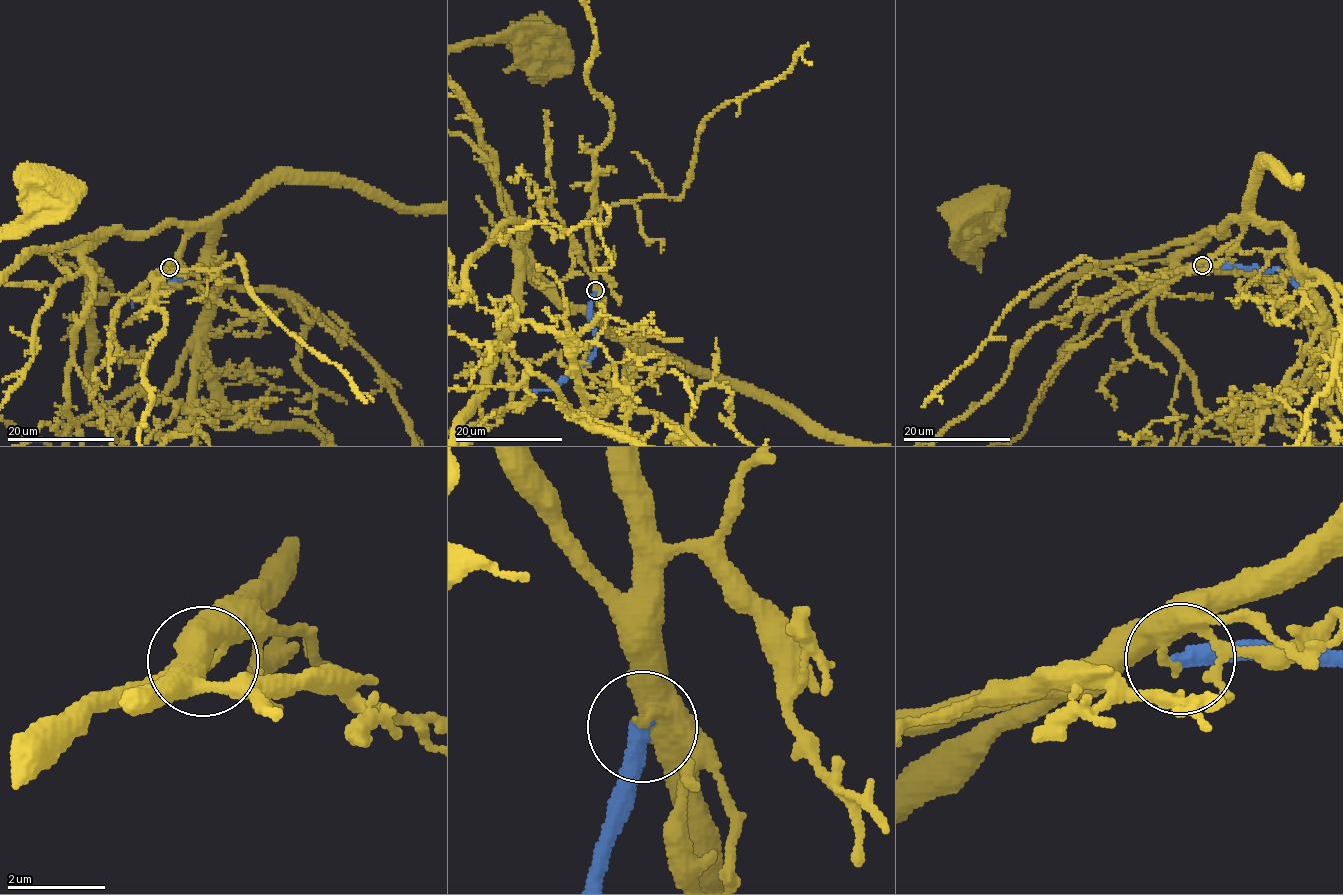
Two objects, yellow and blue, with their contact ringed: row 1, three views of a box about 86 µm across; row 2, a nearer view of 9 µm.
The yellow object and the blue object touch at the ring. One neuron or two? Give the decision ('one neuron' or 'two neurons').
two neurons

